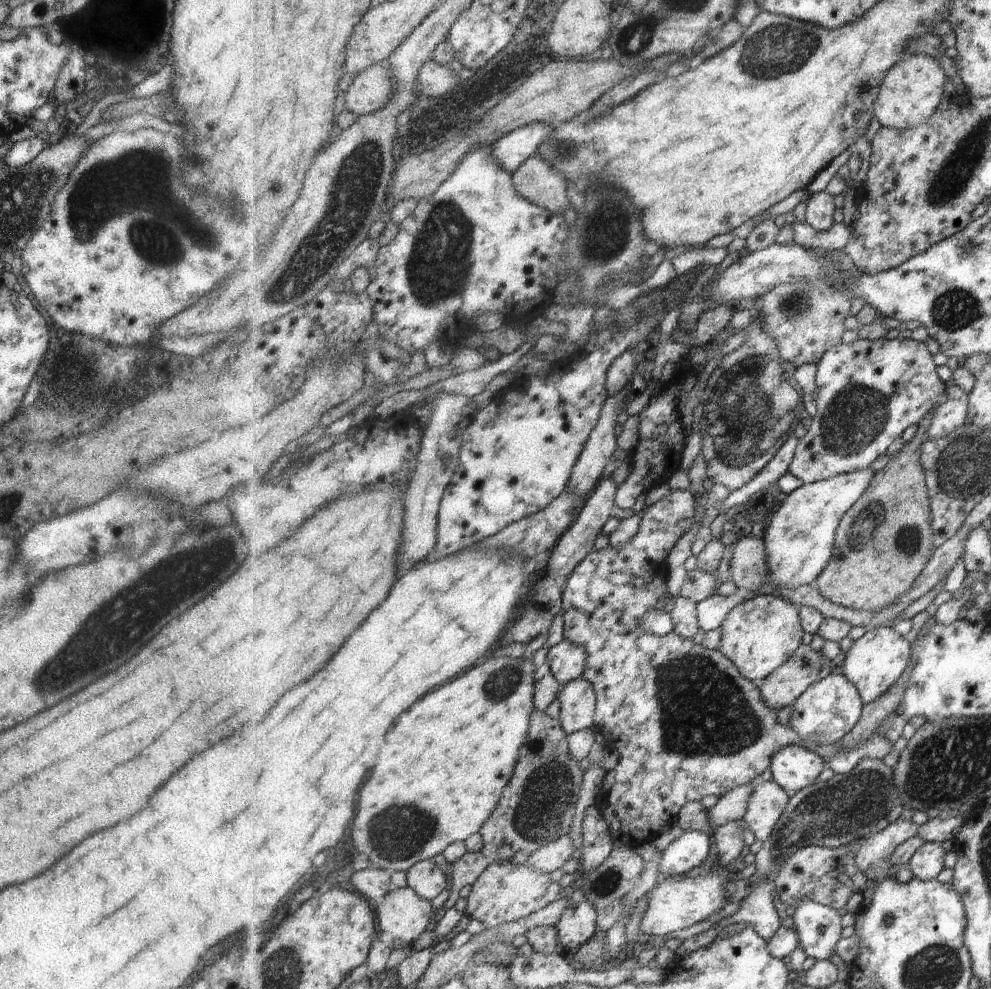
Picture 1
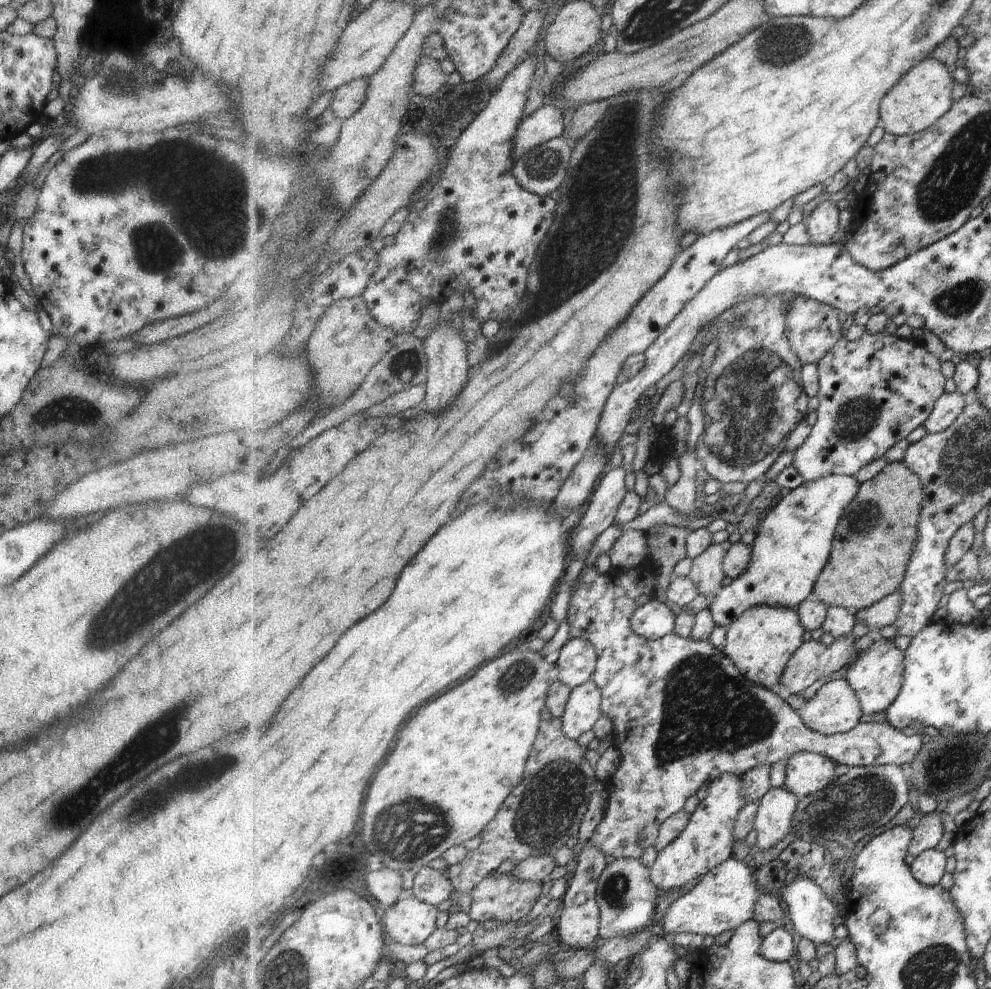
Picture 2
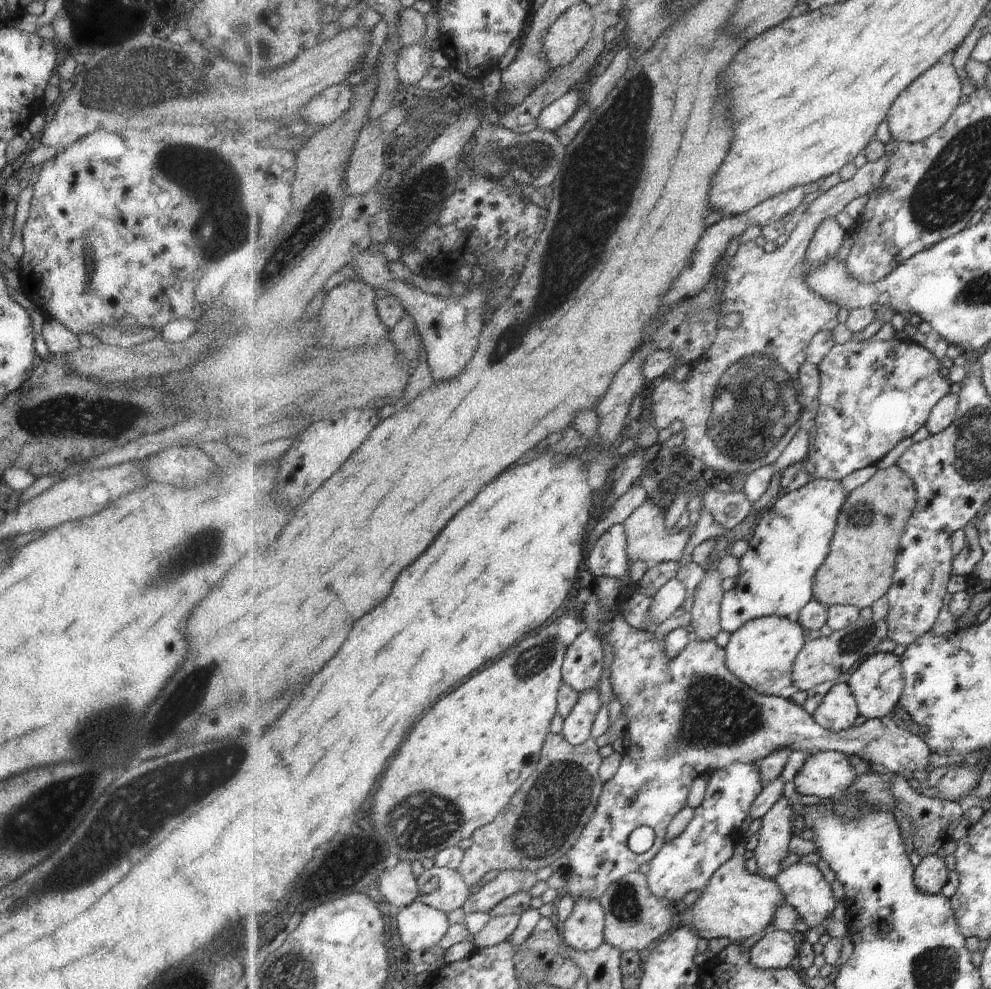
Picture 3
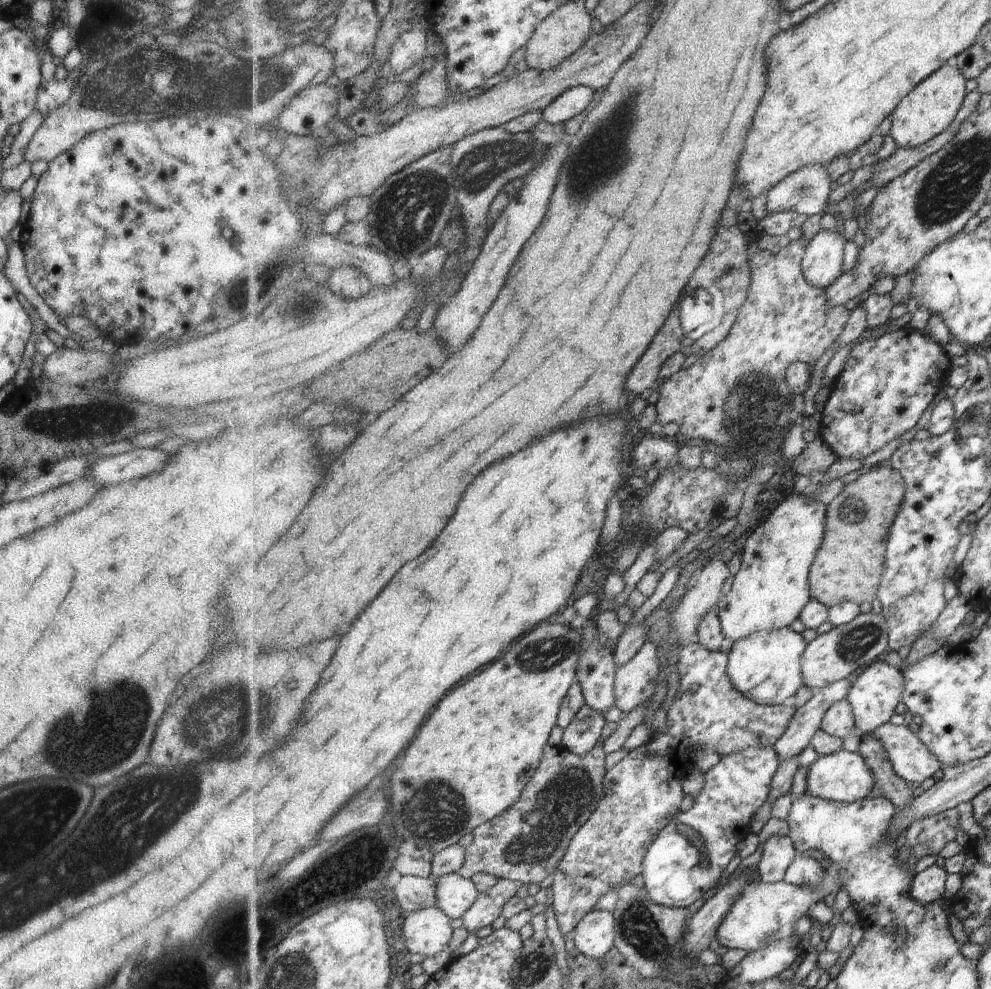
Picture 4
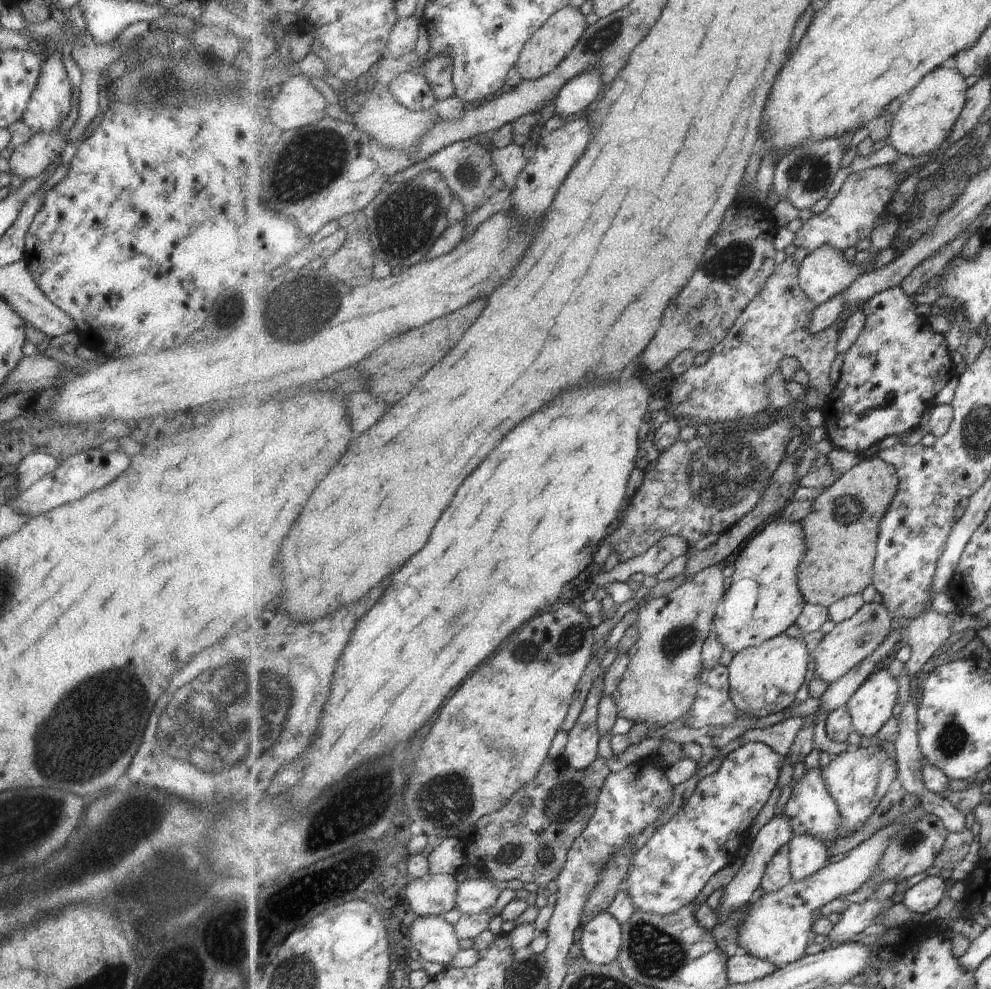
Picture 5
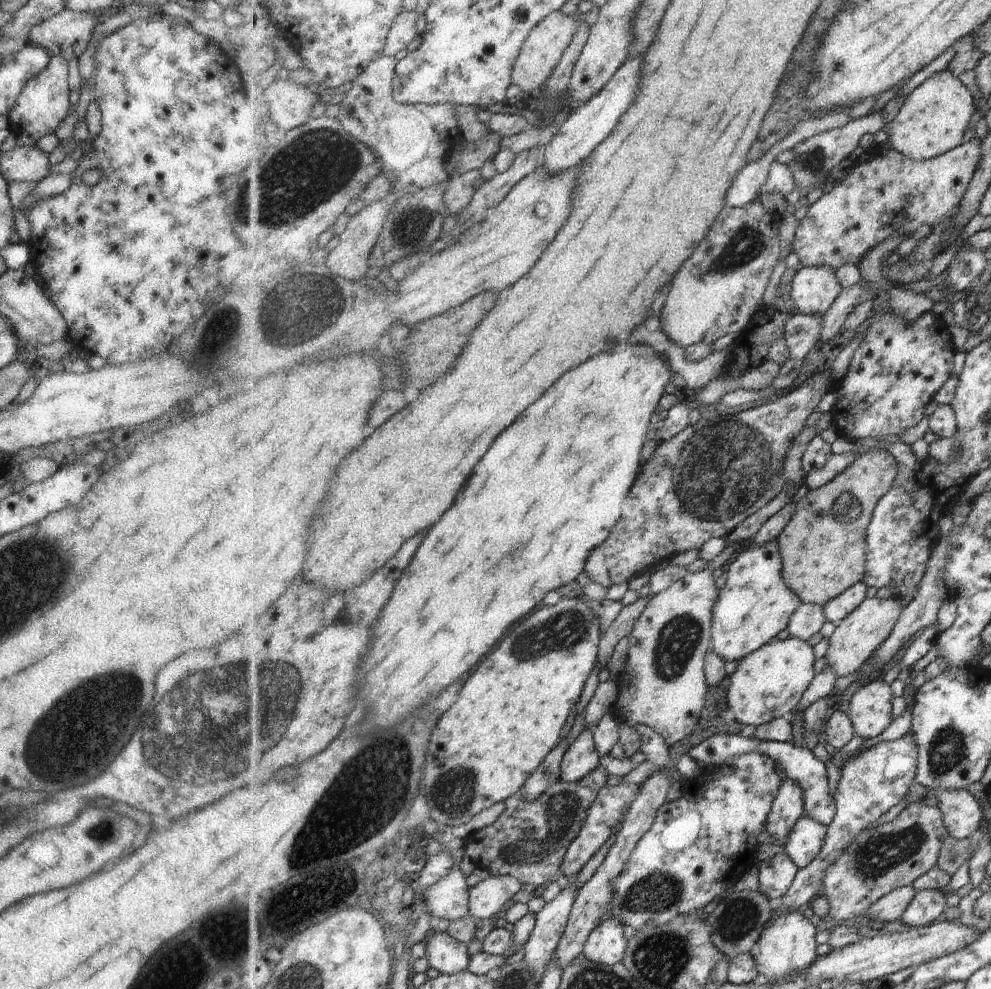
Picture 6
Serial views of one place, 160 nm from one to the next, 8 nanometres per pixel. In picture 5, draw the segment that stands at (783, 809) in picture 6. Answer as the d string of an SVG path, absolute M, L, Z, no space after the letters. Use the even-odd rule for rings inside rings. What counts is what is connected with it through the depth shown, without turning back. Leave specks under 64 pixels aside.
M782 813L773 817L765 826L763 826L751 842L748 854L743 858L743 865L733 879L723 888L723 894L720 898L720 905L714 911L717 914L717 921L729 920L729 917L743 907L747 907L755 899L755 890L762 886L763 877L766 874L768 864L779 849L789 843L794 835L791 830L791 818Z

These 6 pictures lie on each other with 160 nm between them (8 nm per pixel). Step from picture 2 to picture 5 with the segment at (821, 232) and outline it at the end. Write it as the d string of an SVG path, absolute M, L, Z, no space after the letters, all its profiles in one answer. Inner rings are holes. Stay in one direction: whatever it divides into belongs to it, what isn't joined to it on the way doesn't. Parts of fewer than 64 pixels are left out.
M831 245L821 247L819 250L807 254L801 262L799 275L801 288L807 293L807 296L810 297L814 304L818 306L839 293L845 293L865 273L871 273L886 267L889 263L893 262L895 254L895 249L889 246L881 249L880 252L873 254L873 263L869 268L866 268L845 260L843 253L834 249Z

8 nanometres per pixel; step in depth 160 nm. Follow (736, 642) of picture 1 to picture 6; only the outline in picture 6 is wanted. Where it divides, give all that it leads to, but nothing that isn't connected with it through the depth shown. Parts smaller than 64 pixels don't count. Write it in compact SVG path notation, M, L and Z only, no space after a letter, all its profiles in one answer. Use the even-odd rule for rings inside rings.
M793 636L784 640L774 638L770 643L738 661L736 670L730 675L731 684L726 700L732 718L754 727L769 724L777 718L789 718L811 683L814 682L817 673L813 668L815 668L815 654L813 654L813 647L809 646L806 641Z

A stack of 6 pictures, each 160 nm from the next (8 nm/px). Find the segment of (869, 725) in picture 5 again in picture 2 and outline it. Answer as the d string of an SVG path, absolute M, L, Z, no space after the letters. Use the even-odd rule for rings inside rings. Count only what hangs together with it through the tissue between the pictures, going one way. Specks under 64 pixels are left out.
M879 639L868 649L859 652L857 658L850 664L845 678L855 689L864 714L885 712L895 702L903 686L906 651L901 651L891 639Z

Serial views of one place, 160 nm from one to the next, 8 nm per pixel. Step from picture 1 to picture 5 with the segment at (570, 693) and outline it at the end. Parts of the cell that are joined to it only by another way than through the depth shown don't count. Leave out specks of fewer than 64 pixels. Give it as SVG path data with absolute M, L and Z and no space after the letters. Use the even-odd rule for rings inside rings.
M596 678L575 728L568 733L568 743L562 758L575 770L586 769L598 759L598 708L603 692L604 679Z

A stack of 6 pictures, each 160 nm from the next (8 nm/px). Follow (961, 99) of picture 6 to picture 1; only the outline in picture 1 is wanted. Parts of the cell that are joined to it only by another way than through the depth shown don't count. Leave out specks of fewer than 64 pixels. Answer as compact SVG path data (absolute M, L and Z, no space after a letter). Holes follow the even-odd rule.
M924 53L906 55L905 60L901 60L891 68L890 72L887 72L878 102L874 106L875 115L881 126L907 130L927 124L943 102L945 82L947 74L939 66L937 59Z

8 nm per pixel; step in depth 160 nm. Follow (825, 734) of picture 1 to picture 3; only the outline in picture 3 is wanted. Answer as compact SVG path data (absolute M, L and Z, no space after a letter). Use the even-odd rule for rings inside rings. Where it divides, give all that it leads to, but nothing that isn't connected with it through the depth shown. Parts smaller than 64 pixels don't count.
M847 682L833 685L813 712L814 719L833 732L855 727L859 715L858 700Z

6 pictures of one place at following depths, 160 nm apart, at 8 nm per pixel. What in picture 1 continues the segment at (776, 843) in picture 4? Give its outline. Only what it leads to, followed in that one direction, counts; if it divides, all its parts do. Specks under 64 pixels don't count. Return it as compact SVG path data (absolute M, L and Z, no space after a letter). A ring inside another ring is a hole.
M774 780L757 782L744 818L746 828L761 841L769 839L791 797L792 793Z

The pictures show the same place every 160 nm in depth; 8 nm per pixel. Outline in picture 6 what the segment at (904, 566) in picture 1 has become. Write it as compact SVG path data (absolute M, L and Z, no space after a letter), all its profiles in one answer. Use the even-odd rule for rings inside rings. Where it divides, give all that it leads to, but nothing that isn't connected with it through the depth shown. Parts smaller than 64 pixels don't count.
M879 448L866 449L841 474L818 489L809 490L796 503L795 512L784 530L777 537L783 559L783 578L803 603L825 606L830 600L841 596L846 590L863 581L866 575L866 536L875 507L893 488L898 475L898 462L887 451Z

